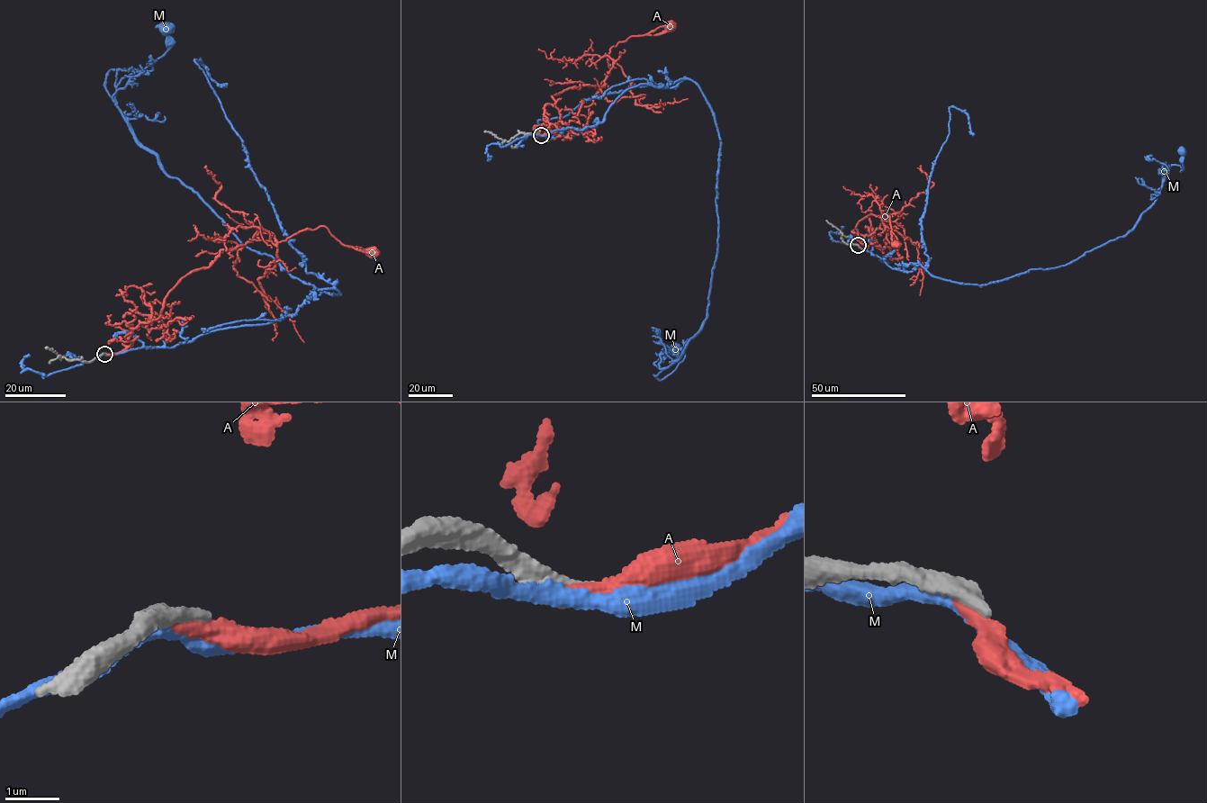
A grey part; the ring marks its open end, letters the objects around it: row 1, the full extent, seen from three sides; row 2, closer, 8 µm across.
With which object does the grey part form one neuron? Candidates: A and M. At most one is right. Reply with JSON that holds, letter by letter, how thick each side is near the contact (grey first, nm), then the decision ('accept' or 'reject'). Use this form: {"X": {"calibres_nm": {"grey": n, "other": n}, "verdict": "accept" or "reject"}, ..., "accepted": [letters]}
{"A": {"calibres_nm": {"grey": 400, "other": 280}, "verdict": "accept"}, "M": {"calibres_nm": {"grey": 400, "other": 260}, "verdict": "reject"}, "accepted": ["A"]}

